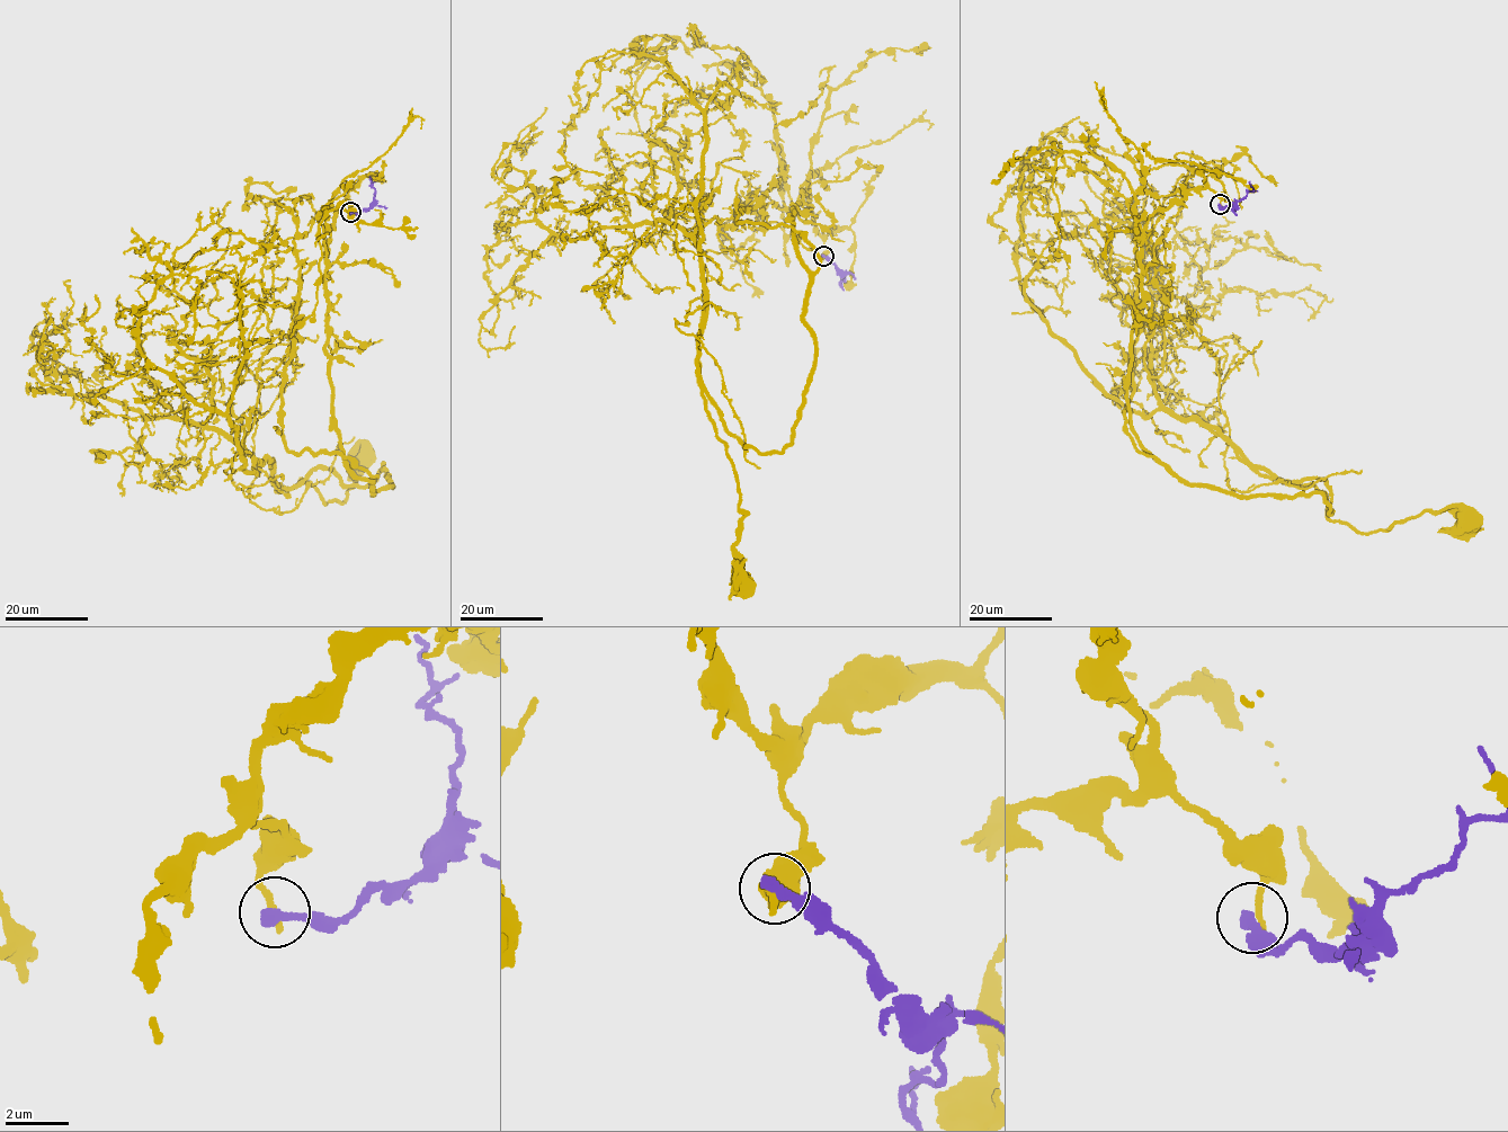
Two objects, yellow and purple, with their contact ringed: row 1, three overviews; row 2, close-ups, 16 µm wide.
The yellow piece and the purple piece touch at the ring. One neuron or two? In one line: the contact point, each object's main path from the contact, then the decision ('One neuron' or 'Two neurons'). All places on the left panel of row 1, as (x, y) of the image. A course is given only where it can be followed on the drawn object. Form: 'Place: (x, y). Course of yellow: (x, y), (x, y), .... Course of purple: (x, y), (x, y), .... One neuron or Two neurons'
Place: (350, 212). Course of yellow: (350, 212), (326, 281), (333, 424), (348, 470), (393, 483), (320, 468), (288, 489), (342, 502), (368, 454). Course of purple: (350, 212), (359, 213), (373, 203), (375, 189), (368, 176). Two neurons

